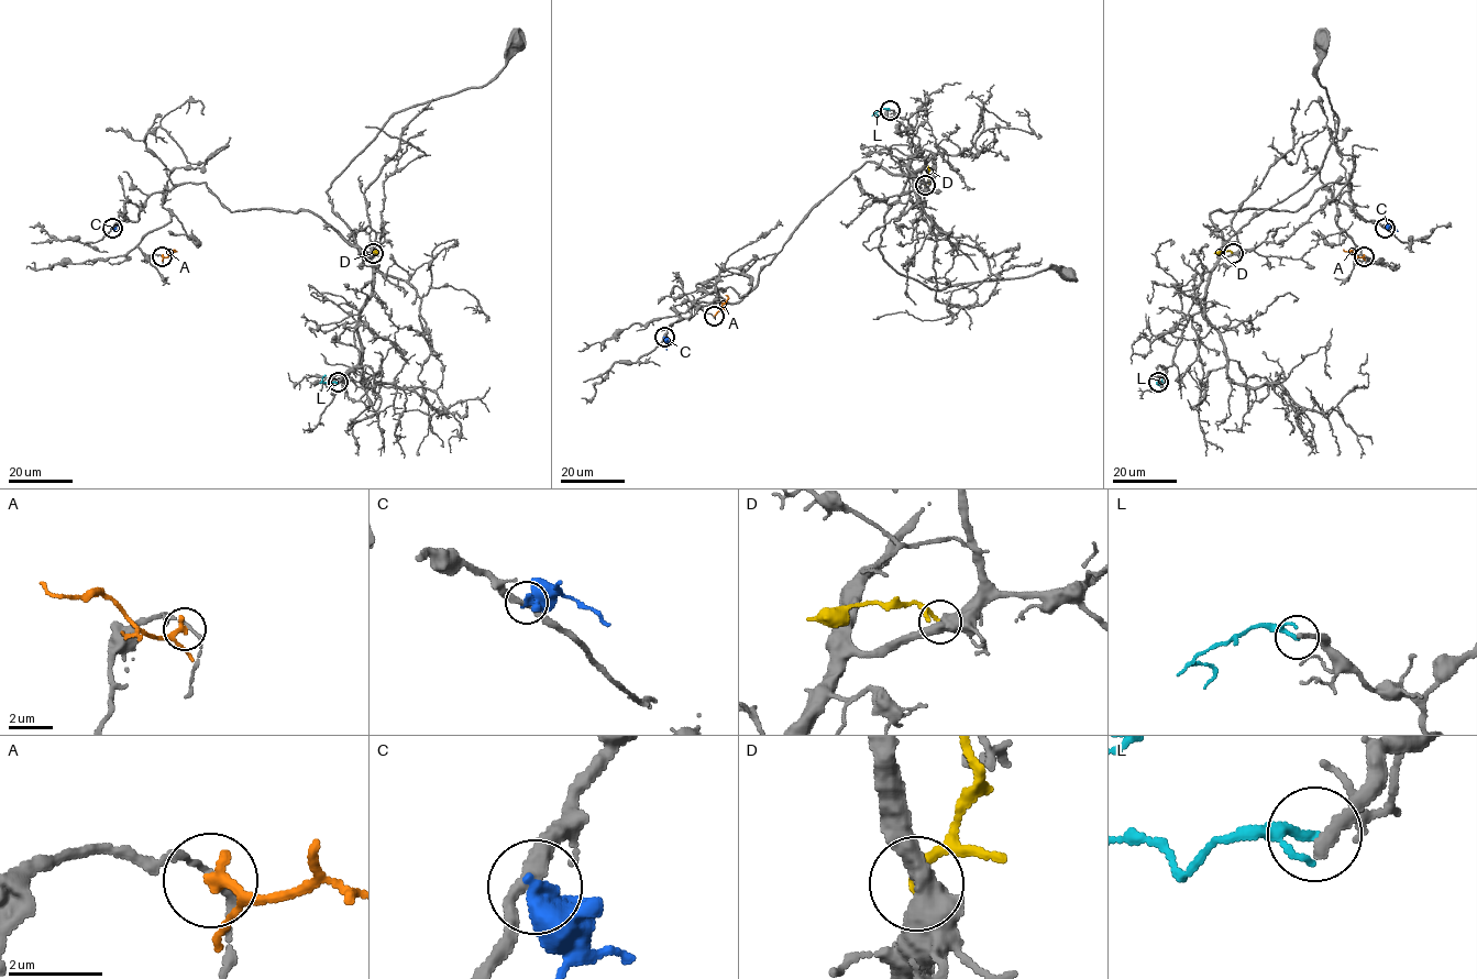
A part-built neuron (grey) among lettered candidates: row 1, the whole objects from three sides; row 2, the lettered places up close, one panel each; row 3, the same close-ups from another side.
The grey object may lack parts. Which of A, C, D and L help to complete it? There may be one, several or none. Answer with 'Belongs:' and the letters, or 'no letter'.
Belongs: no letter

